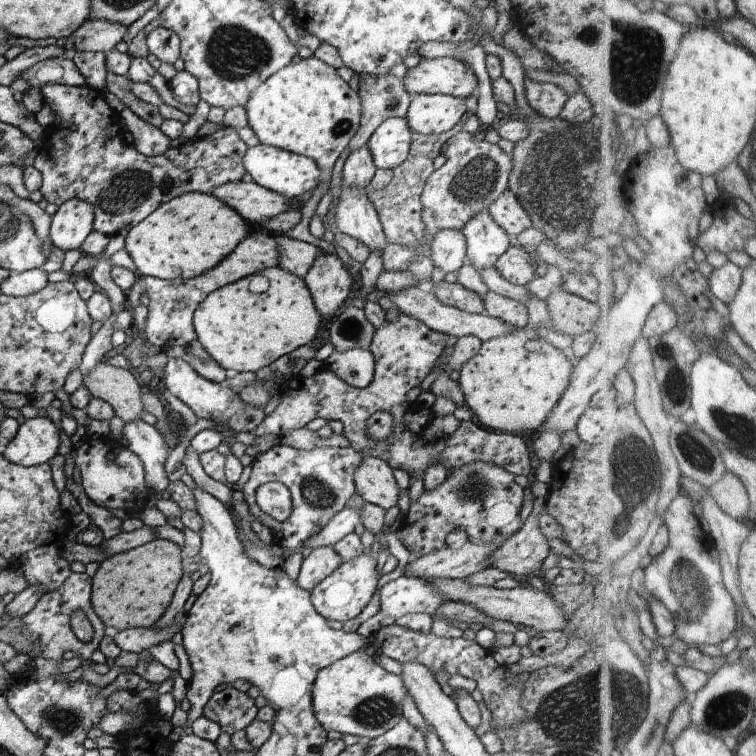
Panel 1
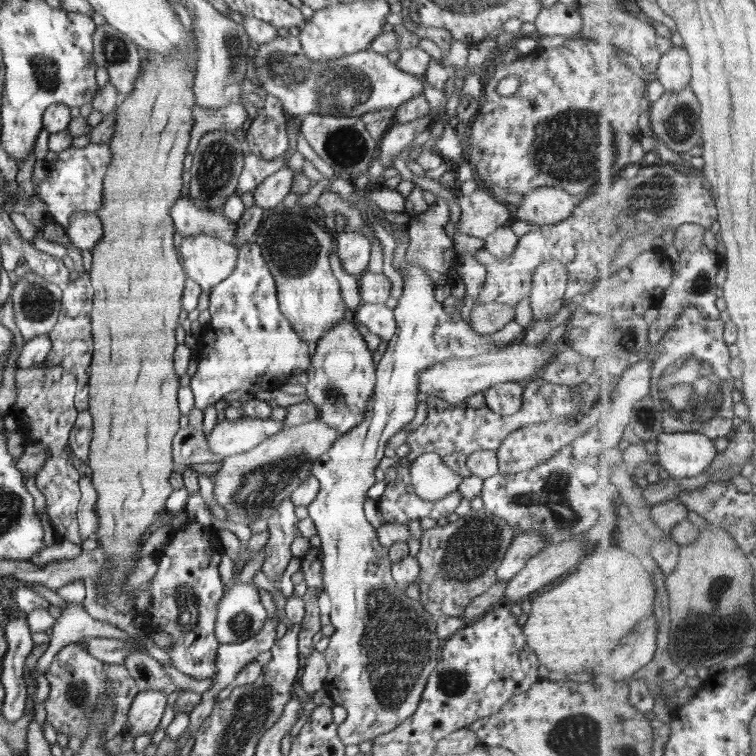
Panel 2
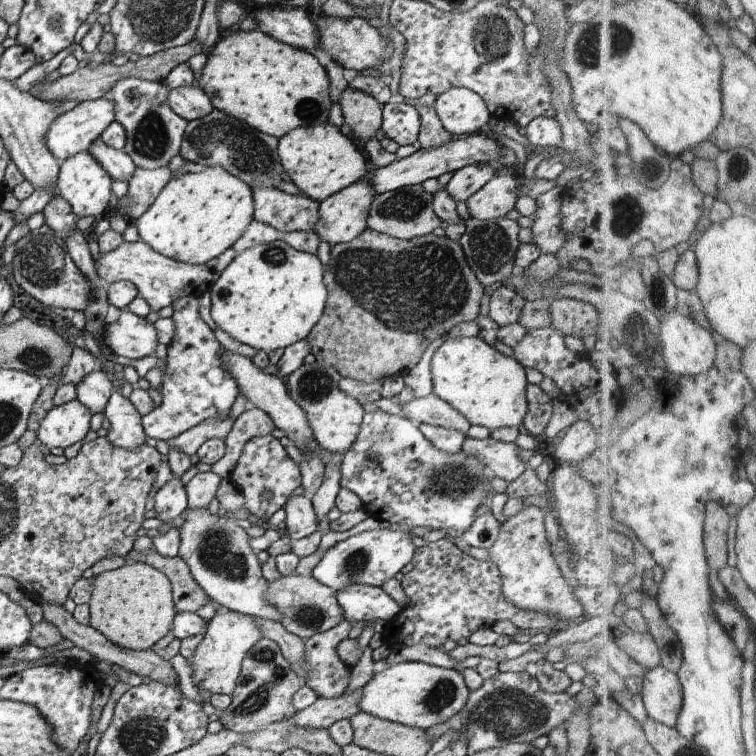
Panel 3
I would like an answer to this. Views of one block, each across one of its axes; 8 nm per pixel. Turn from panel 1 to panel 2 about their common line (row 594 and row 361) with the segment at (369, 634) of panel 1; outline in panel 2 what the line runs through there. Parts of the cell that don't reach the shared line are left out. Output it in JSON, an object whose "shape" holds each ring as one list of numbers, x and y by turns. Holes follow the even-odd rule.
{"shape":[[405,264,400,276,404,280,404,288,393,310,396,330,376,367,376,386,367,400,365,415,354,428,337,437,328,452,313,462,310,471,310,475,319,480,319,491,307,508,317,535,321,538,323,590,330,598,330,620,335,628,323,652,328,663,323,688,329,692,336,705,348,711,346,720,338,726,338,737,345,746,359,746,366,741,373,743,380,734,392,732,398,724,416,714,422,691,429,674,437,665,443,643,436,635,436,618,426,612,420,601,411,599,404,590,398,588,391,575,393,562,389,557,389,549,379,543,377,532,365,517,364,501,368,489,378,479,377,466,385,457,387,442,417,416,416,396,419,393,420,373,445,359,467,359,509,345,522,339,526,331,514,320,494,334,478,334,462,319,459,310,449,315,444,311,445,304,436,302,436,285,422,267]]}

